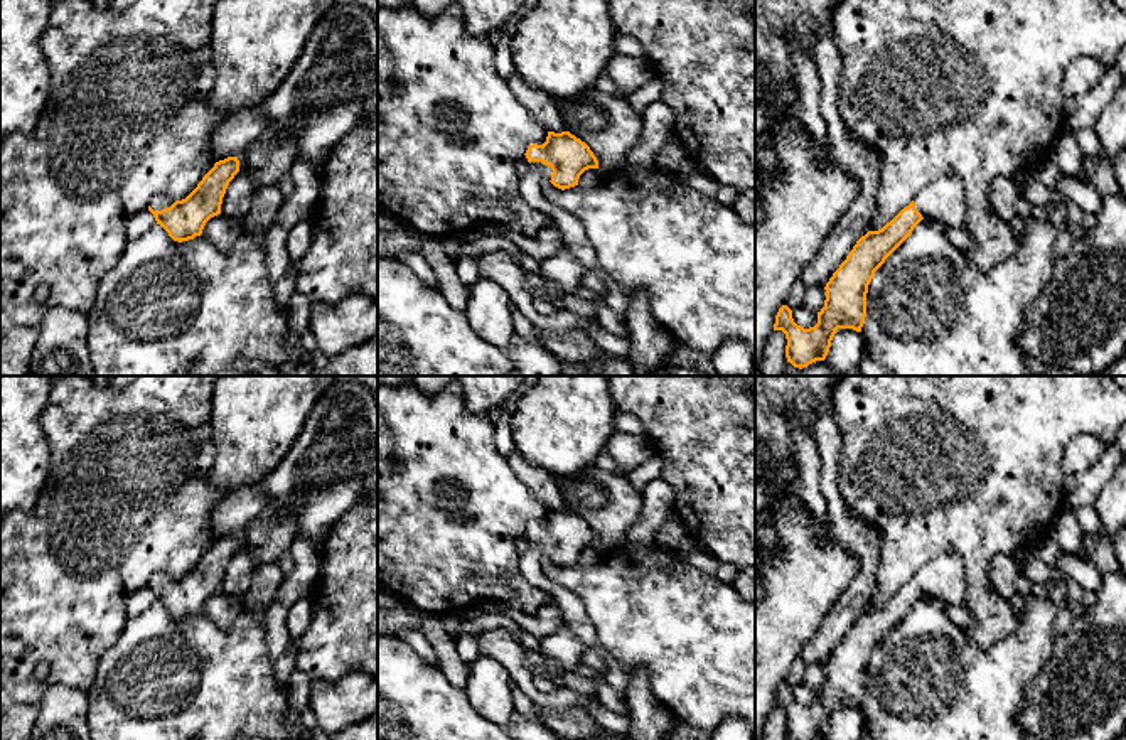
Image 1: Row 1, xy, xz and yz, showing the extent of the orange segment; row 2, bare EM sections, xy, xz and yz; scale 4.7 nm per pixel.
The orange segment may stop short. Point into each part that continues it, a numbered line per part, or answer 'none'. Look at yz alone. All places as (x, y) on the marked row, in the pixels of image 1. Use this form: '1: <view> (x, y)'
1: yz (944, 199)

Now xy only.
1: xy (157, 203)

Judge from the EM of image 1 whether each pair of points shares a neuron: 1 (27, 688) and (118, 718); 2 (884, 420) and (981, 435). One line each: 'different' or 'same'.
1: different
2: same

